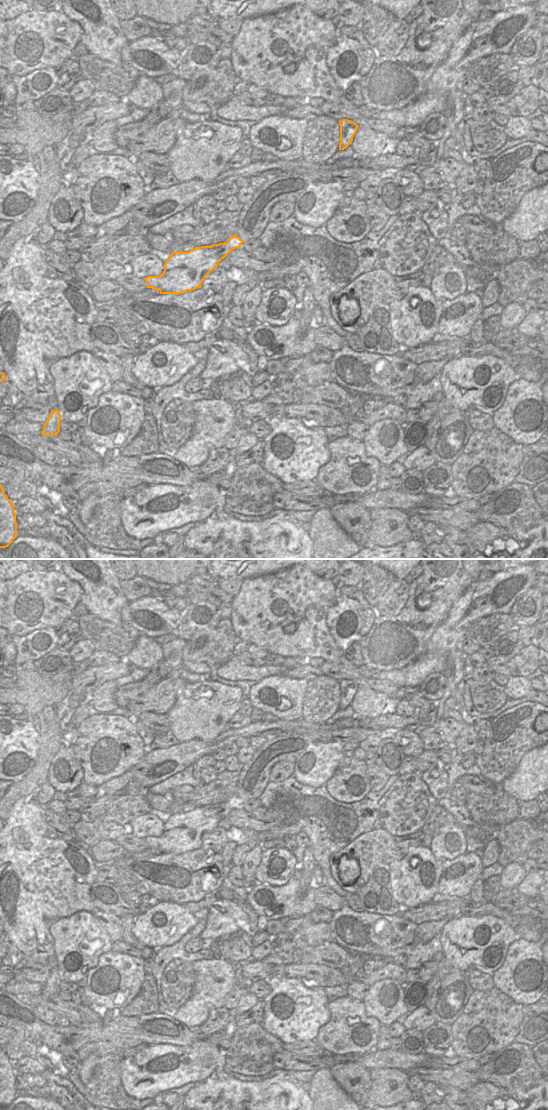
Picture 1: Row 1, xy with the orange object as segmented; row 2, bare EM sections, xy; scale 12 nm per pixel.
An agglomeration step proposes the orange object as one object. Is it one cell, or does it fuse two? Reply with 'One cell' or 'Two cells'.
One cell.

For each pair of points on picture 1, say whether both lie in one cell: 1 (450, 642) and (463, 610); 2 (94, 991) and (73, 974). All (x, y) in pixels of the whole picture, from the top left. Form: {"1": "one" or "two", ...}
{"1": "one", "2": "two"}

